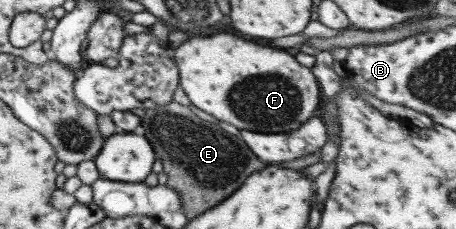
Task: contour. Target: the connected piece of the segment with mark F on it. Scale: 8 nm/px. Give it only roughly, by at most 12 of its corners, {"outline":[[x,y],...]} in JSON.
{"outline":[[228,32],[174,51],[190,102],[240,131],[293,131],[320,85],[292,51]]}

